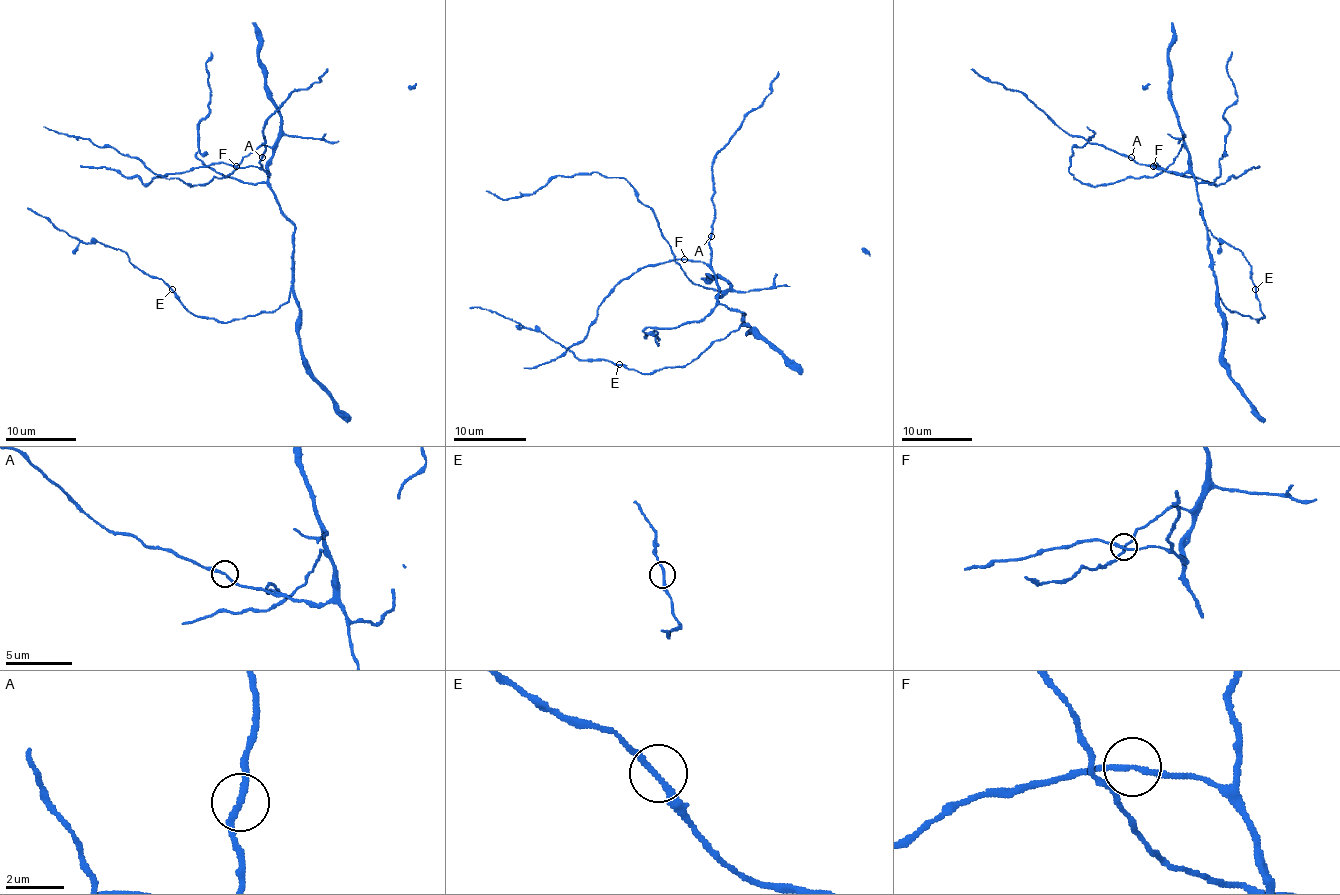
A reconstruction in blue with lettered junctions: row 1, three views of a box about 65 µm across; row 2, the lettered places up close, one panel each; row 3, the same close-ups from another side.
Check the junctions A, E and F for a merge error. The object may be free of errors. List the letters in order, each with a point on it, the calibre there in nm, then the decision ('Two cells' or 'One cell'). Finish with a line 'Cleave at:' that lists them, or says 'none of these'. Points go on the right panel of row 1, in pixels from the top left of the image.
A: Place: (1131, 157). Thickness 180 nm. One cell
E: Place: (1255, 289). Thickness 190 nm. One cell
F: Place: (1153, 166). Thickness 190 nm. One cell
Cleave at: none of these

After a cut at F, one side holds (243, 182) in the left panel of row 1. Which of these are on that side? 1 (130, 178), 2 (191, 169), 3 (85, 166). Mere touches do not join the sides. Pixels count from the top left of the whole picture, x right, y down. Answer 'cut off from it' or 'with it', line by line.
1: cut off from it
2: cut off from it
3: cut off from it

